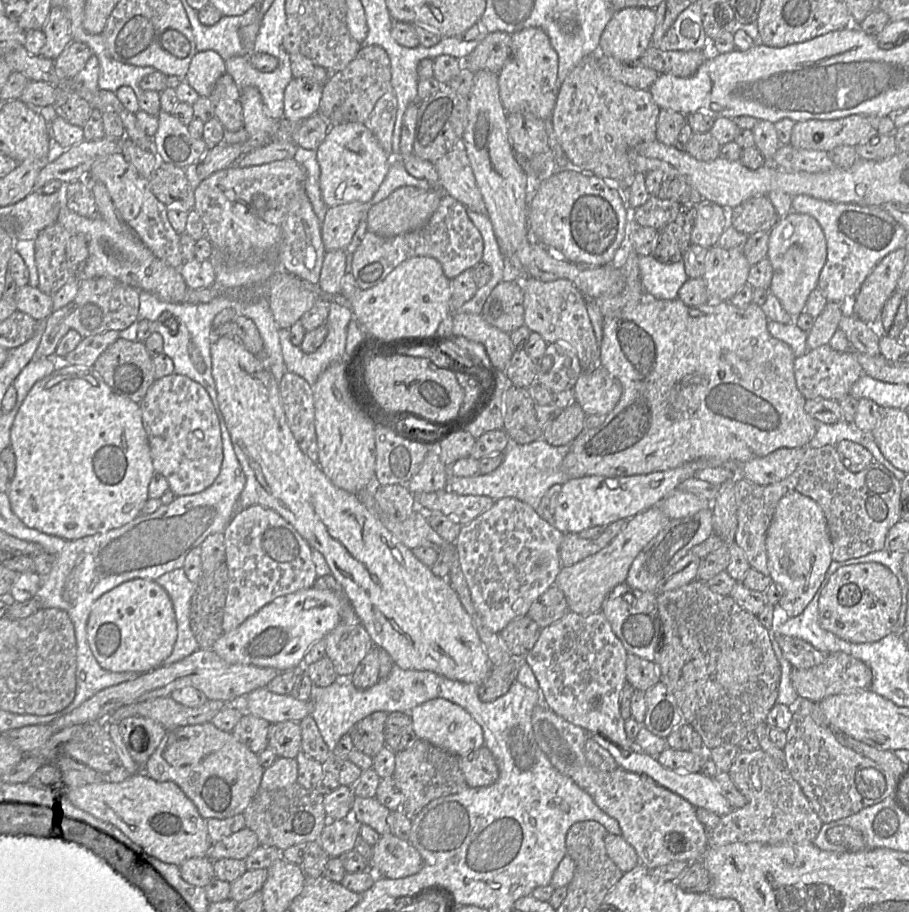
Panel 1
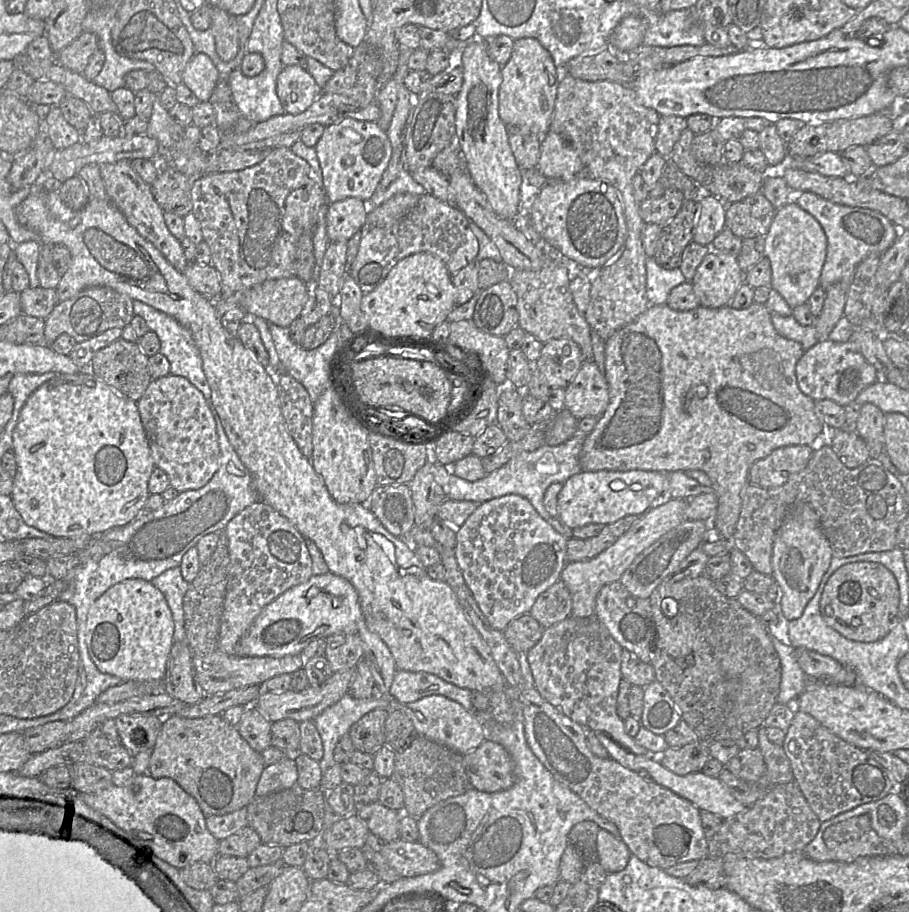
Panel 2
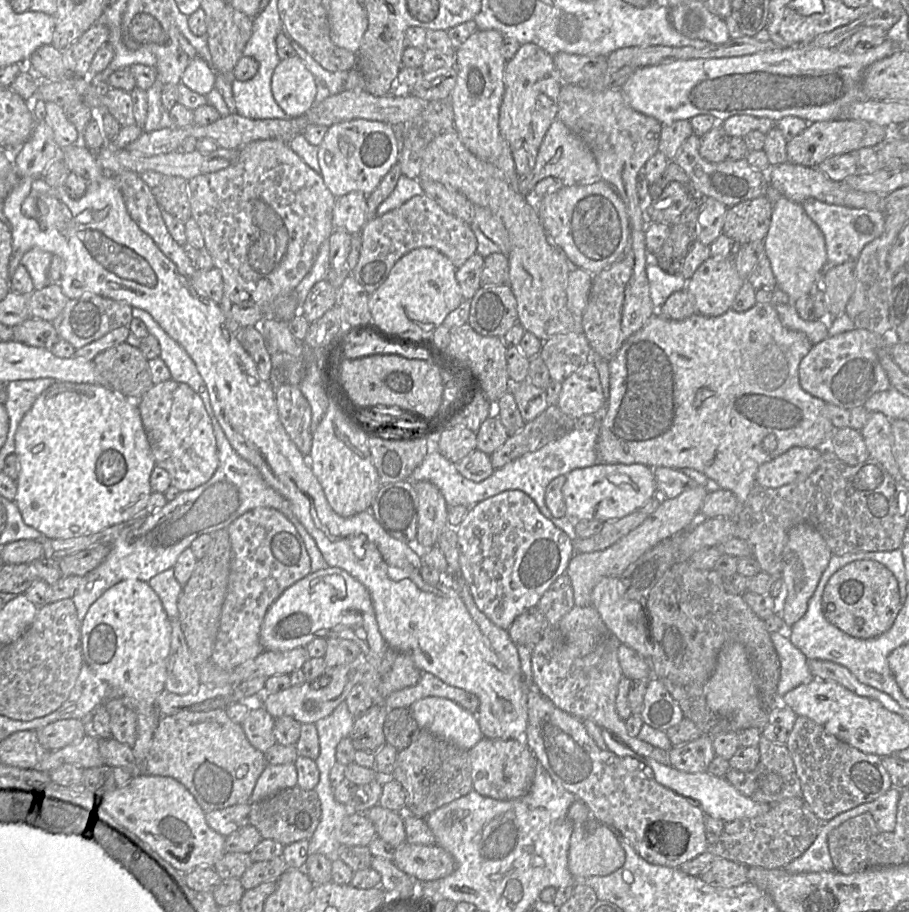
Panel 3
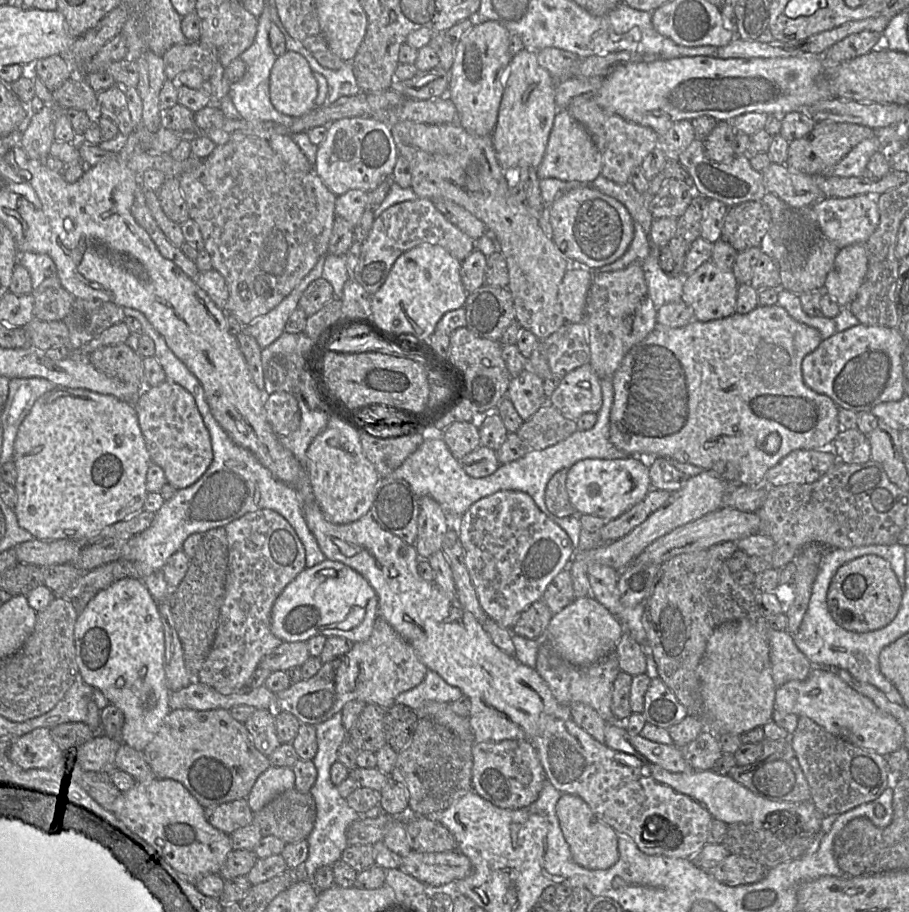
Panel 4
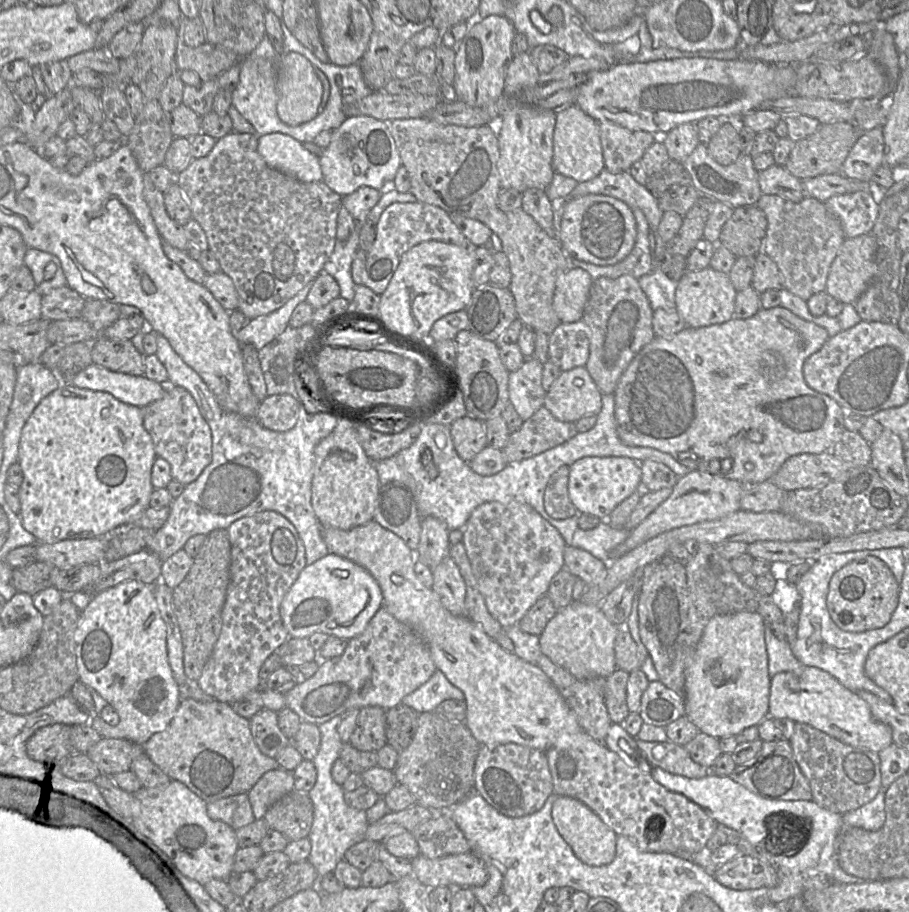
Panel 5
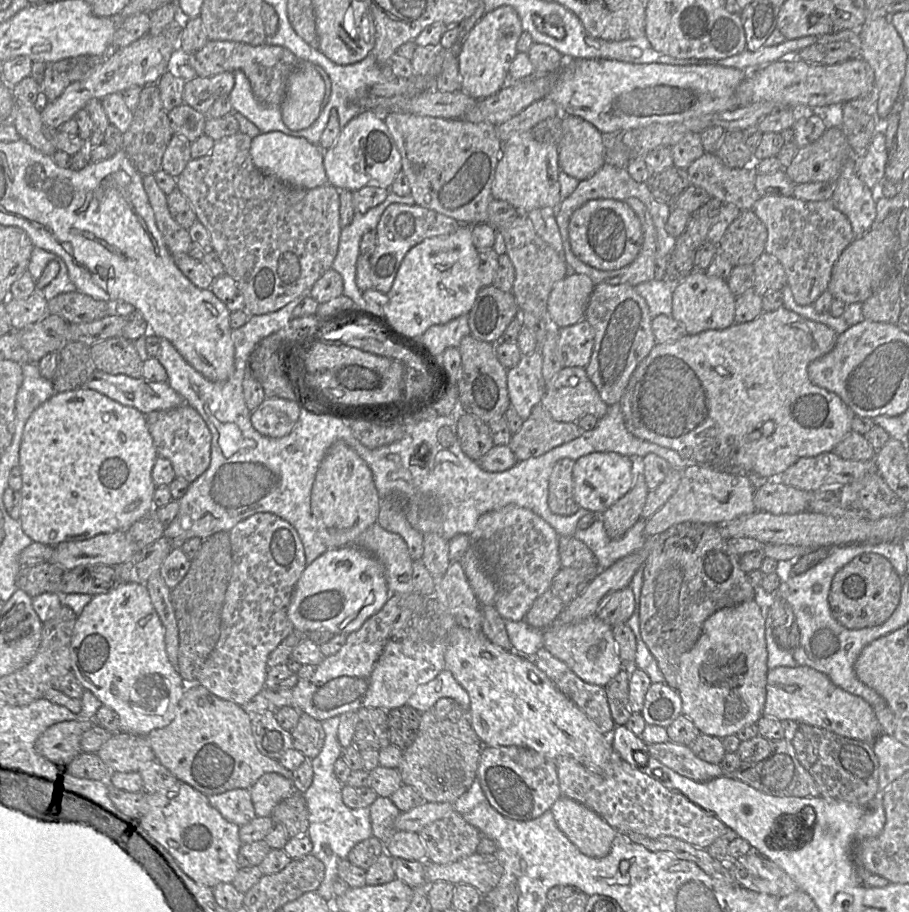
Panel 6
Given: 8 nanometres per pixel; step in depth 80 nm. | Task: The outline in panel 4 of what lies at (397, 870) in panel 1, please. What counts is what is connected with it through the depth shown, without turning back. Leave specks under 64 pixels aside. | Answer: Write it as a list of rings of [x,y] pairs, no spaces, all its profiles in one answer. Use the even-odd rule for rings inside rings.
[[[412,850],[401,857],[400,868],[429,888],[443,888],[473,871],[471,861],[459,850],[435,853]]]

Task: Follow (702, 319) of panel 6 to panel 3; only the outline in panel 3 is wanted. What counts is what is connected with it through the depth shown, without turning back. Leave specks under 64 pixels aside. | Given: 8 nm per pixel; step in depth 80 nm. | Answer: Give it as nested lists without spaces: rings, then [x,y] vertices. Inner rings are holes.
[[[710,257],[687,280],[685,289],[693,299],[695,313],[717,317],[732,309],[732,304],[745,281],[738,274],[734,262]]]

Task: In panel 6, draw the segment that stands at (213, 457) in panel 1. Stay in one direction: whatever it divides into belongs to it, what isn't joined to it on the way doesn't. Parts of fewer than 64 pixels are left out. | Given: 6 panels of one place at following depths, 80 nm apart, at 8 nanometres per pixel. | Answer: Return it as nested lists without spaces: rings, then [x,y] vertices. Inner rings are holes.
[[[187,403],[164,411],[152,411],[146,415],[147,427],[158,456],[171,462],[175,476],[189,483],[209,466],[211,458],[211,432],[199,413]]]

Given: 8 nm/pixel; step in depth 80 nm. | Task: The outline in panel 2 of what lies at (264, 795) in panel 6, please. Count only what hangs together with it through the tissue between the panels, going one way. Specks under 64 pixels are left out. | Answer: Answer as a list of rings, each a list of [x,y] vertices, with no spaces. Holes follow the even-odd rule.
[[[293,756],[265,766],[256,788],[256,796],[264,796],[297,785],[298,771]]]

